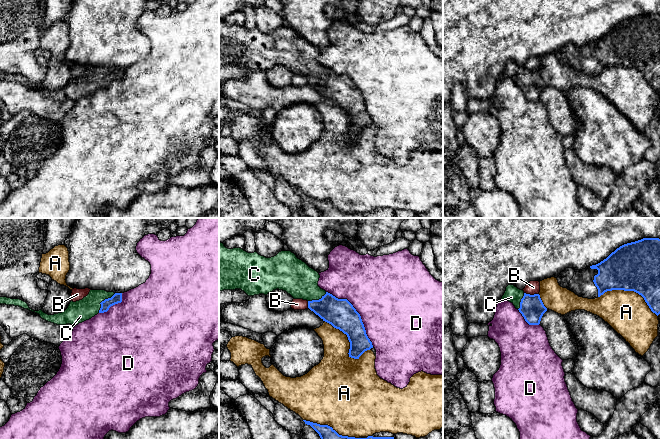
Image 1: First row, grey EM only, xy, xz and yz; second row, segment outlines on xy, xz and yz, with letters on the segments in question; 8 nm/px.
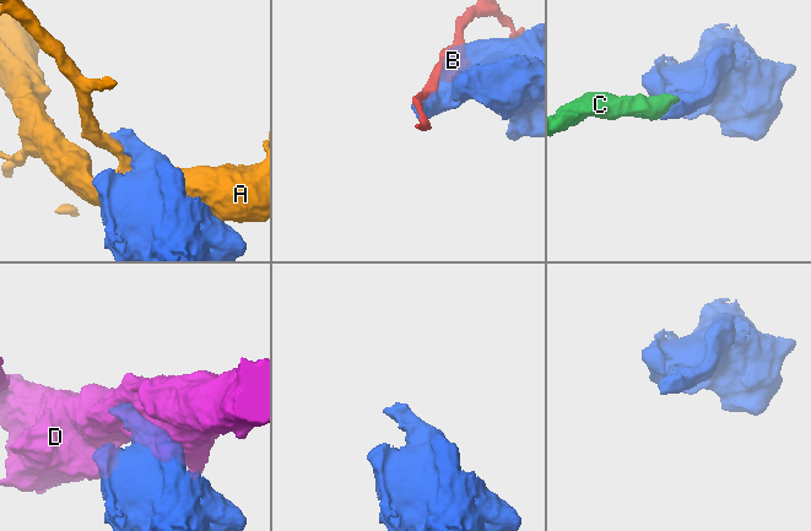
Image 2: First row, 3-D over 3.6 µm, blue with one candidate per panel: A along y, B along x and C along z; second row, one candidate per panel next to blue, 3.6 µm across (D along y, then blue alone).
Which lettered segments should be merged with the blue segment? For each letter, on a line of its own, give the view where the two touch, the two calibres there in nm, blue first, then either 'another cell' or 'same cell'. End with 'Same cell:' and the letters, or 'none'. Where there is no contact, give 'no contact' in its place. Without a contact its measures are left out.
A: contact in xz; calibres 220 and 320 nm; another cell
B: contact in yz; calibres 190 and 110 nm; another cell
C: contact in xy; calibres 80 and 180 nm; same cell
D: contact in xz; calibres 240 and 500 nm; another cell
Same cell: C

